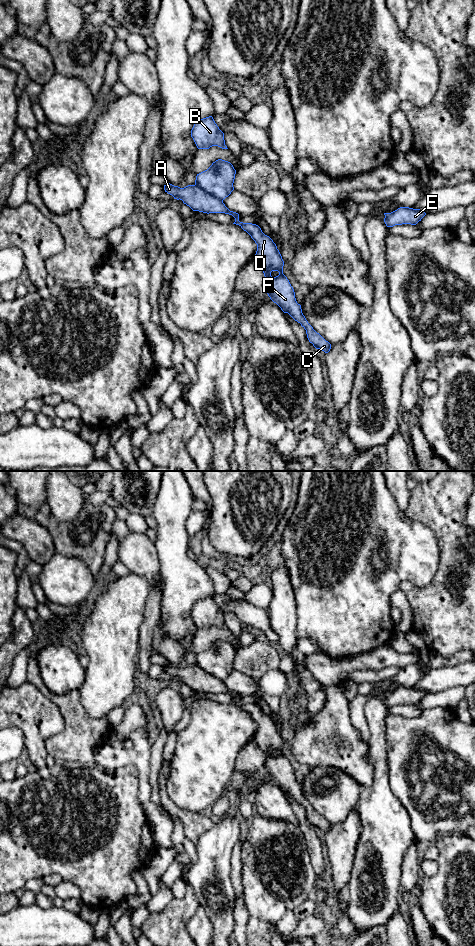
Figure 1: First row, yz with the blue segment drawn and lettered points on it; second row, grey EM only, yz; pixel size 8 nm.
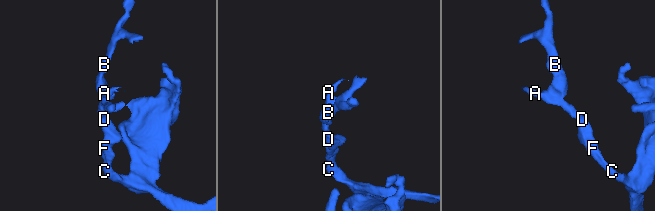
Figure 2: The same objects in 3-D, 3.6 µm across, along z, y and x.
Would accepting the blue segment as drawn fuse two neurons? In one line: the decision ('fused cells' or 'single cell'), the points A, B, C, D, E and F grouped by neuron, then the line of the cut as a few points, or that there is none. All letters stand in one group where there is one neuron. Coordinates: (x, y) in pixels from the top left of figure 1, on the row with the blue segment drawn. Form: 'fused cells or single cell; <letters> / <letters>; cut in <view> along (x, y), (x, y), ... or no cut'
fused cells; A C D E F / B; cut in yz along (194, 185), (222, 200)

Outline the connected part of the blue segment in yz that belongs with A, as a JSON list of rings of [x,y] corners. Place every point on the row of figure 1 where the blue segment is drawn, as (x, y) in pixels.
[[[167,183],[164,185],[164,190],[172,195],[174,199],[182,200],[193,211],[207,214],[225,213],[232,215],[235,218],[233,224],[239,225],[257,244],[255,260],[264,273],[265,286],[270,299],[284,313],[288,313],[295,321],[301,324],[306,330],[309,342],[316,349],[320,349],[325,353],[330,351],[331,344],[313,329],[303,315],[301,305],[296,301],[294,289],[287,277],[283,274],[284,261],[276,244],[269,236],[262,232],[258,225],[240,222],[239,214],[230,211],[223,203],[223,200],[207,194],[195,185],[180,188]]]

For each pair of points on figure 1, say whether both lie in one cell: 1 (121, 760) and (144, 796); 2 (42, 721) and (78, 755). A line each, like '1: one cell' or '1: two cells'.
1: one cell
2: two cells

